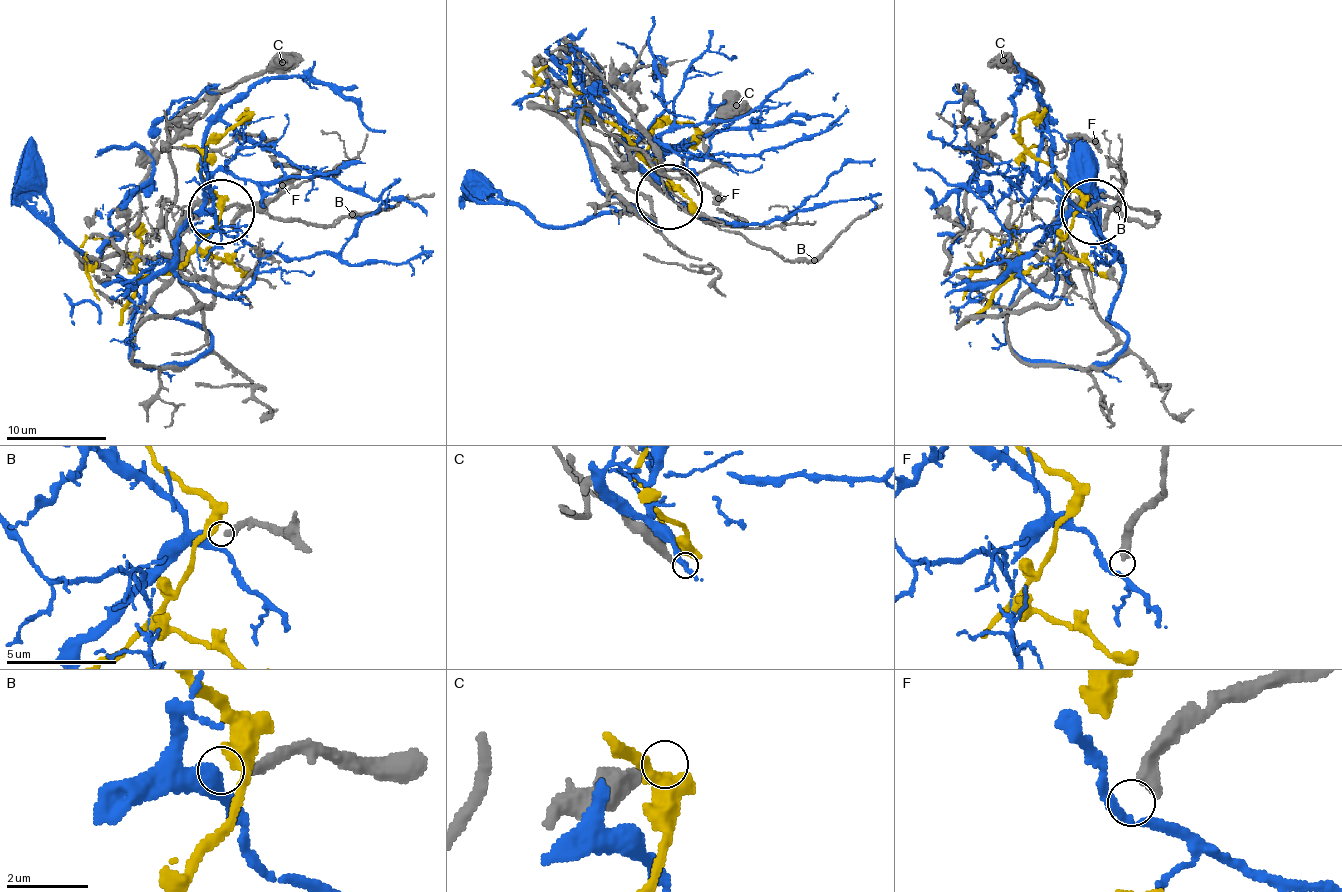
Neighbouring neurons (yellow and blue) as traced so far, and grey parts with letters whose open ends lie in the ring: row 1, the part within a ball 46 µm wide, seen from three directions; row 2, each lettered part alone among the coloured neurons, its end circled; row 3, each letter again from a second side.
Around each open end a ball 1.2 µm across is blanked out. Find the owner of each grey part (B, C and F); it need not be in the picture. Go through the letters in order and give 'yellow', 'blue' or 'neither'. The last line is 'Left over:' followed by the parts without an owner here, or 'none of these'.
B: blue
C: neither
F: neither
Left over: C, F

